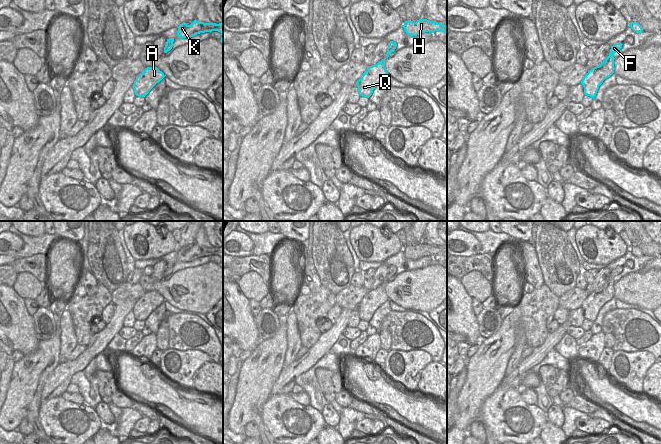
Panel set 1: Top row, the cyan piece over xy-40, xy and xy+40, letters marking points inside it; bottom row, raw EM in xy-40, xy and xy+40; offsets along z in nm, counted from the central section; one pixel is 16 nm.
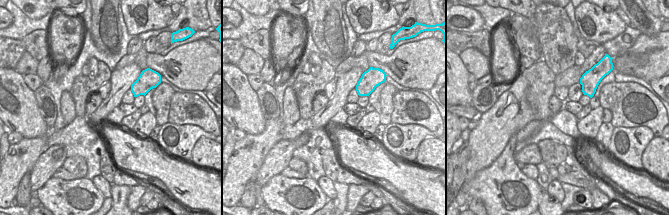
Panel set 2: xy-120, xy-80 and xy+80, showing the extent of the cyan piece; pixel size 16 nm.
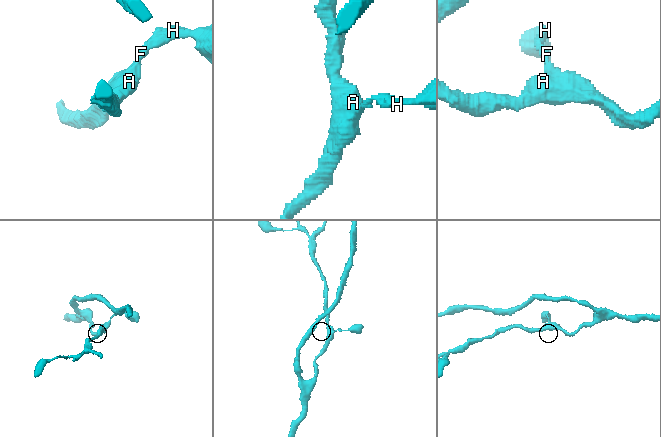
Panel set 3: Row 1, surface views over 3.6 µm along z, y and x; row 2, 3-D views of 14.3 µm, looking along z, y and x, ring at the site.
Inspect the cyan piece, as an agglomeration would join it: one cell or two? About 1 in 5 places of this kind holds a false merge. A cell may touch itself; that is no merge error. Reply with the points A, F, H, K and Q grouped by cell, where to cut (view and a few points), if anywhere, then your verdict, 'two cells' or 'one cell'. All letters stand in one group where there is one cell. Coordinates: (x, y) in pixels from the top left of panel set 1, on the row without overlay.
A F H K Q; no cut; one cell

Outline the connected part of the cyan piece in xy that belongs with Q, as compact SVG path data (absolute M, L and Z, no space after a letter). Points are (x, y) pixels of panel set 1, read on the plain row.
M390 265L388 267L386 281L377 288L369 290L361 302L357 305L356 309L360 320L369 322L375 311L388 300L388 296L385 292L385 283L395 275L396 271L396 266Z

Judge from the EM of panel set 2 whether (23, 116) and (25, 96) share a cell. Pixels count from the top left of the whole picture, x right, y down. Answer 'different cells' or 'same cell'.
same cell

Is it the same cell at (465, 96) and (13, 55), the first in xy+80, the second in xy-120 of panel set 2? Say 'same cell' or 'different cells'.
different cells

